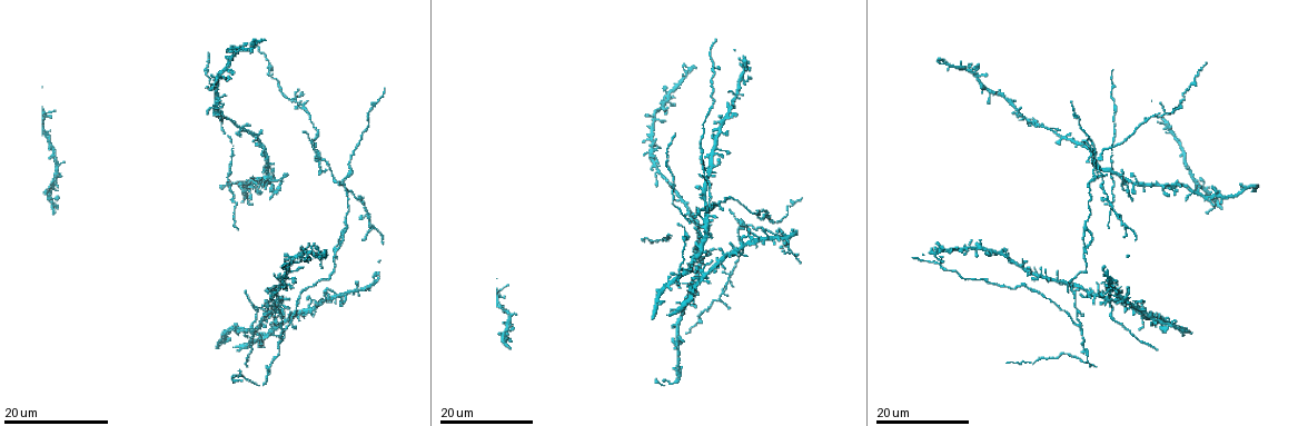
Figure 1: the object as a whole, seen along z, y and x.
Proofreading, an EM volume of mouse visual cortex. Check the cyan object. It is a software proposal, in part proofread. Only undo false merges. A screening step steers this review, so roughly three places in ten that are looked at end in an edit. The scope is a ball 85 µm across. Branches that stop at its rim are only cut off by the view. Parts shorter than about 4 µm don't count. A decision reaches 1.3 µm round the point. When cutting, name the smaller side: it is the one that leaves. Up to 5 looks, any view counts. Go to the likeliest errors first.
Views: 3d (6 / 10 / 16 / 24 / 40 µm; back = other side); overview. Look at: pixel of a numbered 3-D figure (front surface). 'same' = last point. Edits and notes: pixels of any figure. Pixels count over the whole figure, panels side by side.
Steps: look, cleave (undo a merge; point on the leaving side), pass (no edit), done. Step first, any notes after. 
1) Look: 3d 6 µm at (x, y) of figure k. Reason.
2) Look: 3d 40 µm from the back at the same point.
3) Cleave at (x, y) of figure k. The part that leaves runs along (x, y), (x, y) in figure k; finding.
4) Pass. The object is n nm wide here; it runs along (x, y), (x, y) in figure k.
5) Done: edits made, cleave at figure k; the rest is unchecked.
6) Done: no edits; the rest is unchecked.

Look: 3d 24 µm at (282, 340) of figure 1. Branch point.

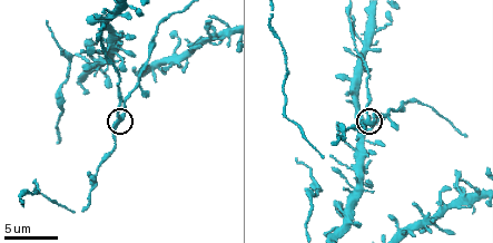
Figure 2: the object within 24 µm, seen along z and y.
Look: 3d 10 µm at (367, 116) of figure 2.

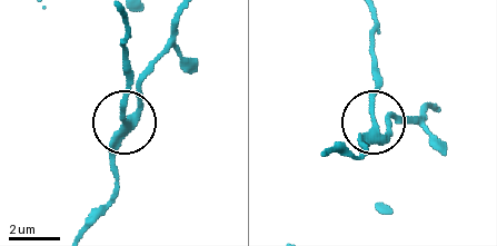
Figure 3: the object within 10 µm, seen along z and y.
Pass. The object is 270 nm wide here; it runs along (179, 21), (170, 47), (120, 130), (116, 185) in figure 3; one cell here.

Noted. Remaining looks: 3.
Look: 3d 24 µm at (279, 181) of figure 1.

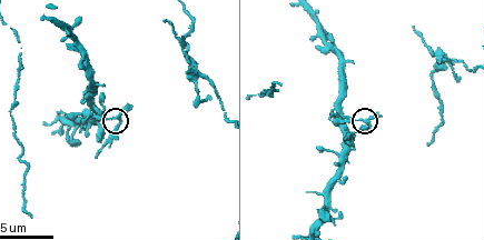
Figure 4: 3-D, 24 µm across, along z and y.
Look: 3d 6 µm at (119, 118) of figure 4.

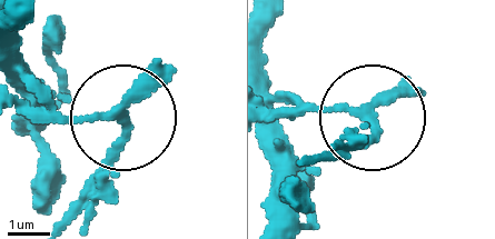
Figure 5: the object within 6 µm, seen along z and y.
Look: 3d 6 µm from the back at (117, 118) of figure 5.

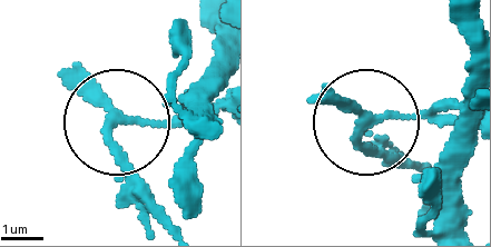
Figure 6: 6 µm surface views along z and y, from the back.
Pass. 3 arms meet here; it runs along (58, 76), (87, 87), (115, 119), (139, 221) in figure 6; continuous, no second cell.

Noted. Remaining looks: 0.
Done: no edits; the rest is unchecked.

